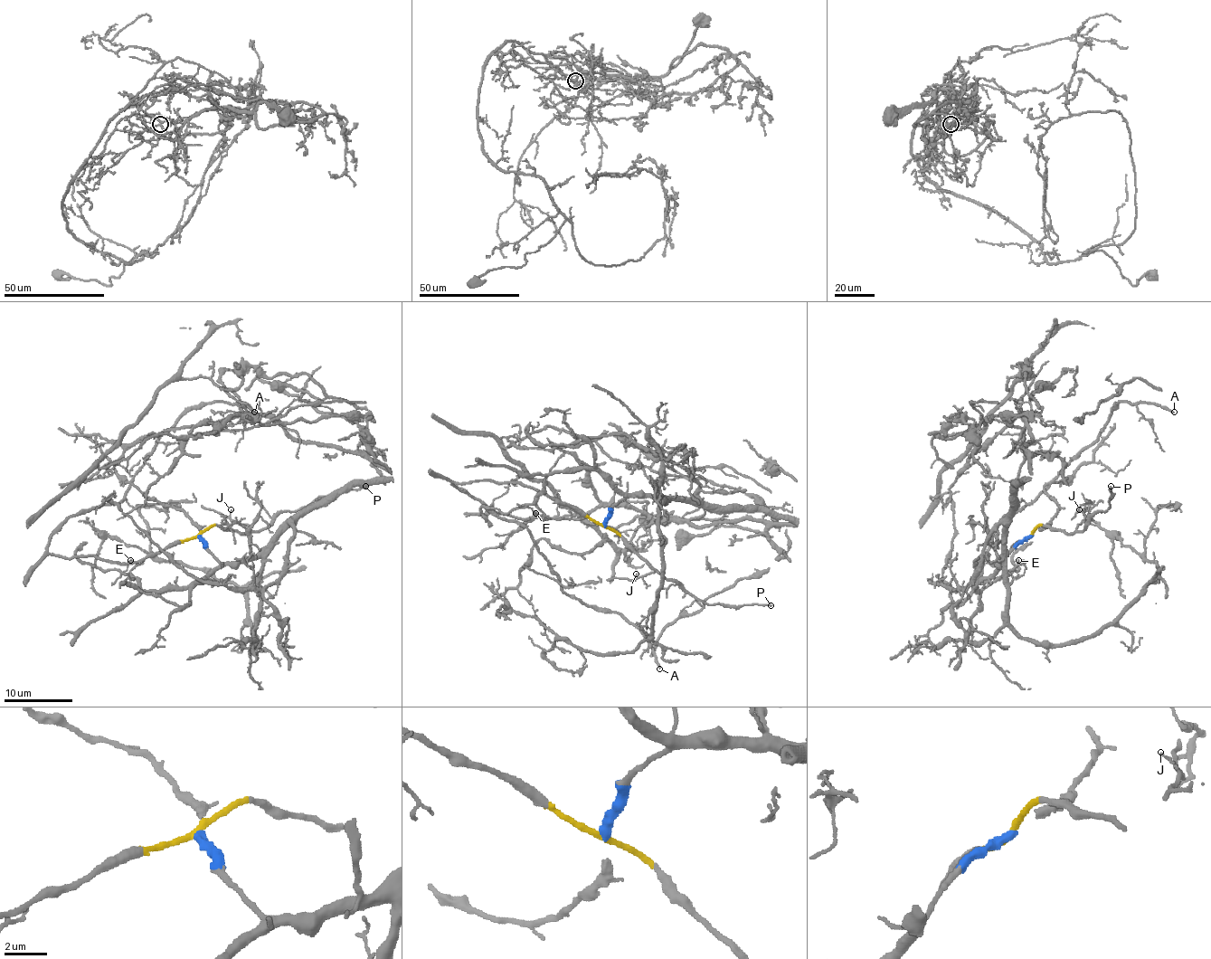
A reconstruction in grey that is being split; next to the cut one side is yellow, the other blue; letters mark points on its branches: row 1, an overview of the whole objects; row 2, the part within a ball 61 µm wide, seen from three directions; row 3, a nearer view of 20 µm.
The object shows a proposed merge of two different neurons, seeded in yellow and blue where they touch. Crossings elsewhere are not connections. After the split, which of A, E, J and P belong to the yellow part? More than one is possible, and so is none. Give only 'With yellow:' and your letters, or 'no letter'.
With yellow: A, J, P

